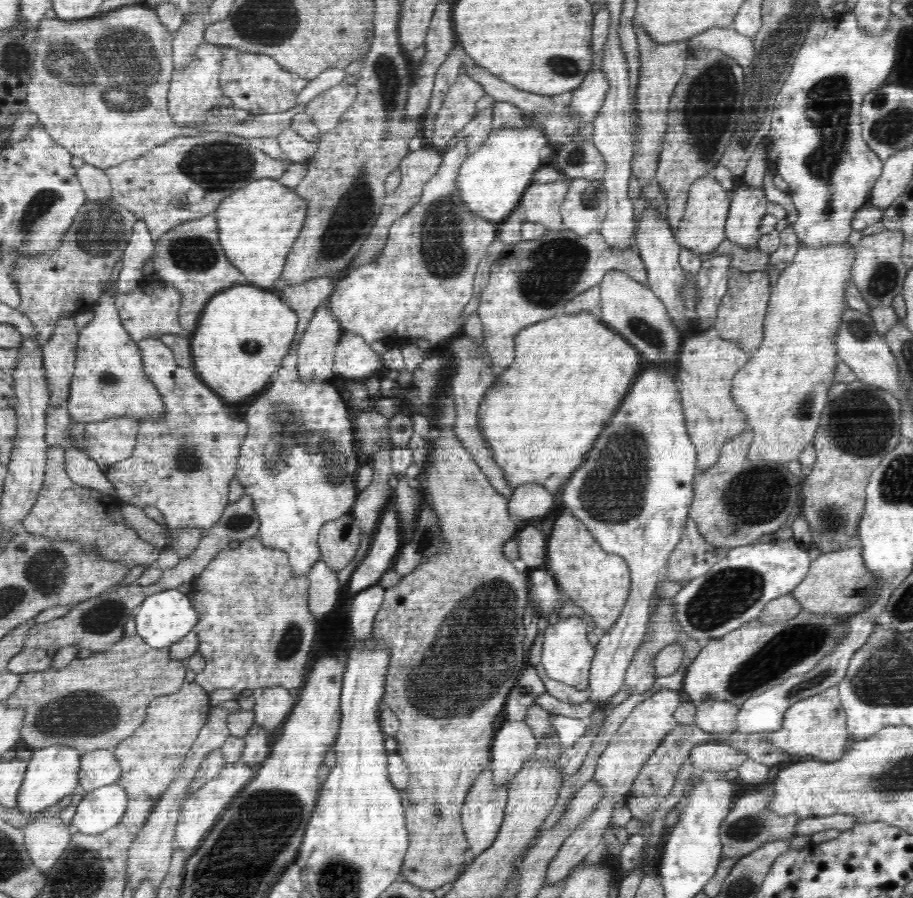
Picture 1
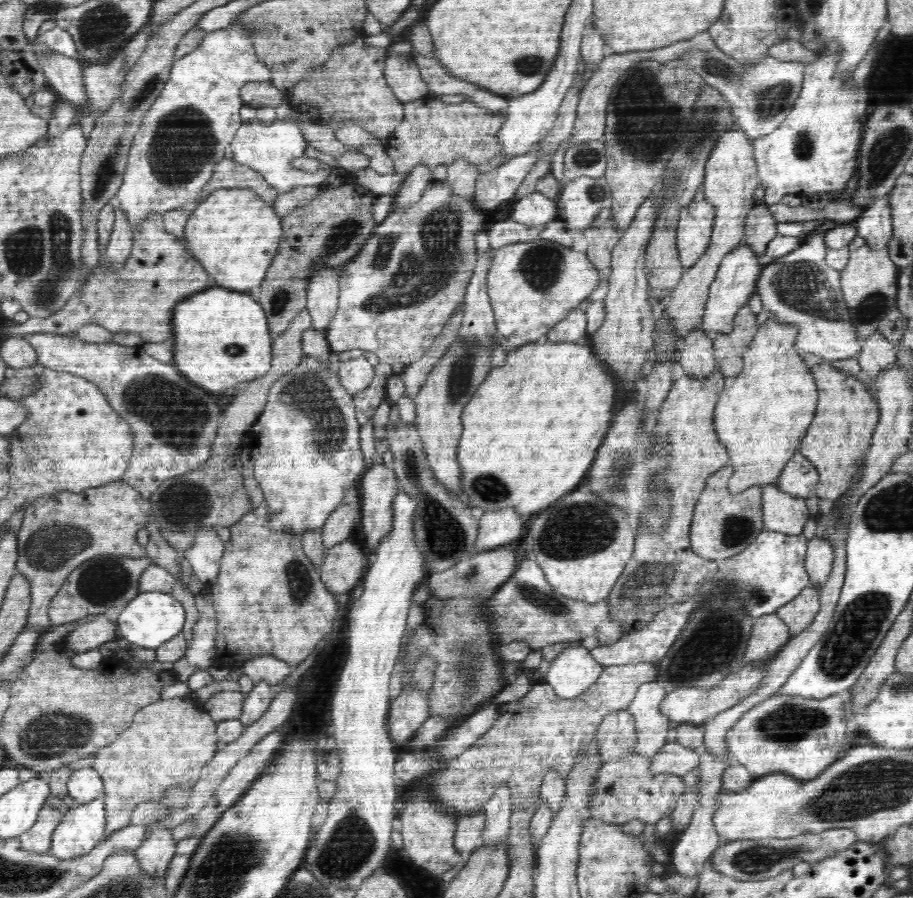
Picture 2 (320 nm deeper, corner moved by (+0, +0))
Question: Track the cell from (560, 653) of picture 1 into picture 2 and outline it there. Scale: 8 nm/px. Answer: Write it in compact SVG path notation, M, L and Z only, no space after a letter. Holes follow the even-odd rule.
M570 642L550 663L543 681L552 686L560 698L576 698L596 684L603 669L582 644Z

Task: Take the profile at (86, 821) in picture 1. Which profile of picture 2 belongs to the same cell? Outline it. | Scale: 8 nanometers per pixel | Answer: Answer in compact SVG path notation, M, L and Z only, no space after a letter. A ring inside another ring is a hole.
M104 797L84 804L75 804L62 817L52 835L48 853L60 860L70 860L88 854L106 838L106 806Z

